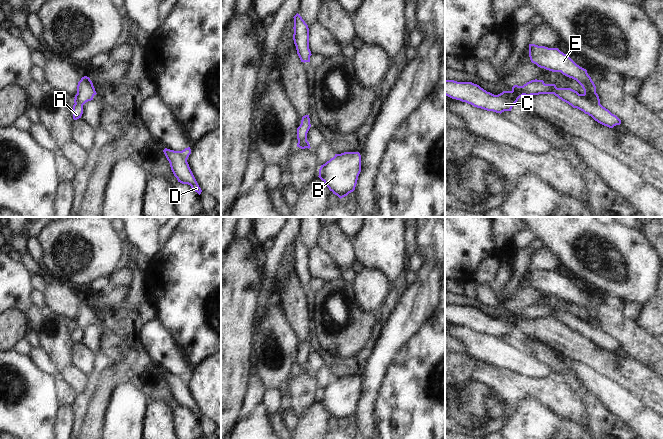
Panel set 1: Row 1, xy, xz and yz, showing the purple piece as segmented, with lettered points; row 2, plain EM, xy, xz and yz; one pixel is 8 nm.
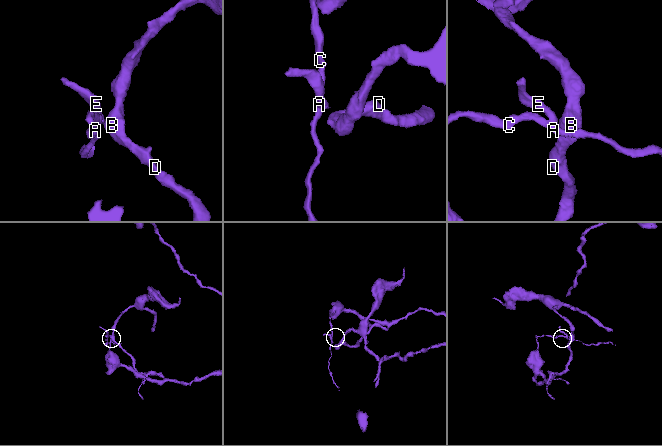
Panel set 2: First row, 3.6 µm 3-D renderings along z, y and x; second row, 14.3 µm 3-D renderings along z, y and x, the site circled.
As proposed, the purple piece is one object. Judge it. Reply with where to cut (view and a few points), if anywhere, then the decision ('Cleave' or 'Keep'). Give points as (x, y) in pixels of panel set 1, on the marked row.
Split along yz (583, 94), (591, 103), (599, 104). Cleave.

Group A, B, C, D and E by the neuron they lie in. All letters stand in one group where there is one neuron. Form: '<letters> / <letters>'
A B C D / E

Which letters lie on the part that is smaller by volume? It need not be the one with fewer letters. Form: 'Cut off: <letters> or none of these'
Cut off: E.

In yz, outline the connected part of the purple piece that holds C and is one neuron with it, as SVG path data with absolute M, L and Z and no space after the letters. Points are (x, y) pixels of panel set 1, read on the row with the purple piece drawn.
M445 80L445 95L487 111L502 113L511 111L512 107L523 95L554 94L573 108L583 111L598 123L613 128L621 124L621 120L601 104L593 105L584 94L571 88L557 88L555 84L545 84L543 80L531 80L523 86L514 85L511 91L503 91L498 95L487 92L472 82Z

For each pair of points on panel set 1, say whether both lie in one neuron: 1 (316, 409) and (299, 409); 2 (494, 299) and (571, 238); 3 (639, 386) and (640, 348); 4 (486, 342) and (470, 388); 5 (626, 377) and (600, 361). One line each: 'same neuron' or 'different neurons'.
1: different neurons
2: different neurons
3: different neurons
4: different neurons
5: same neuron

